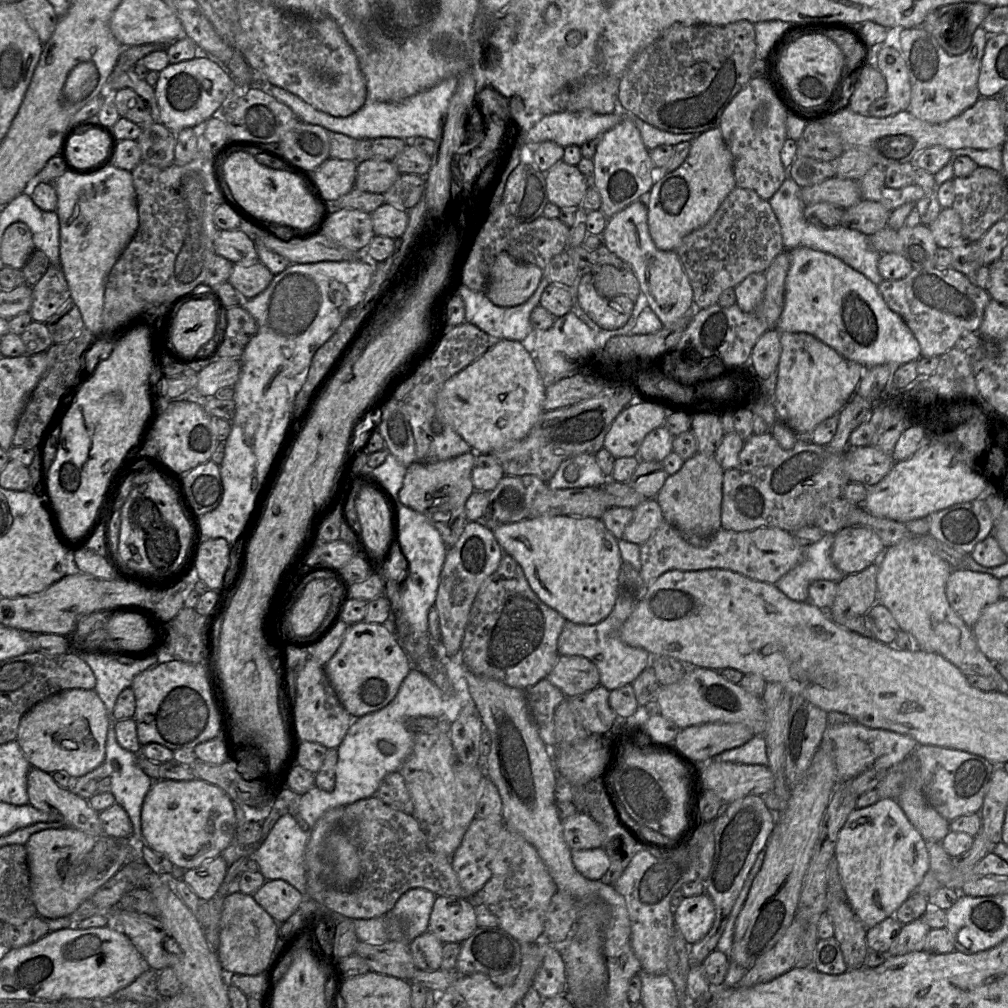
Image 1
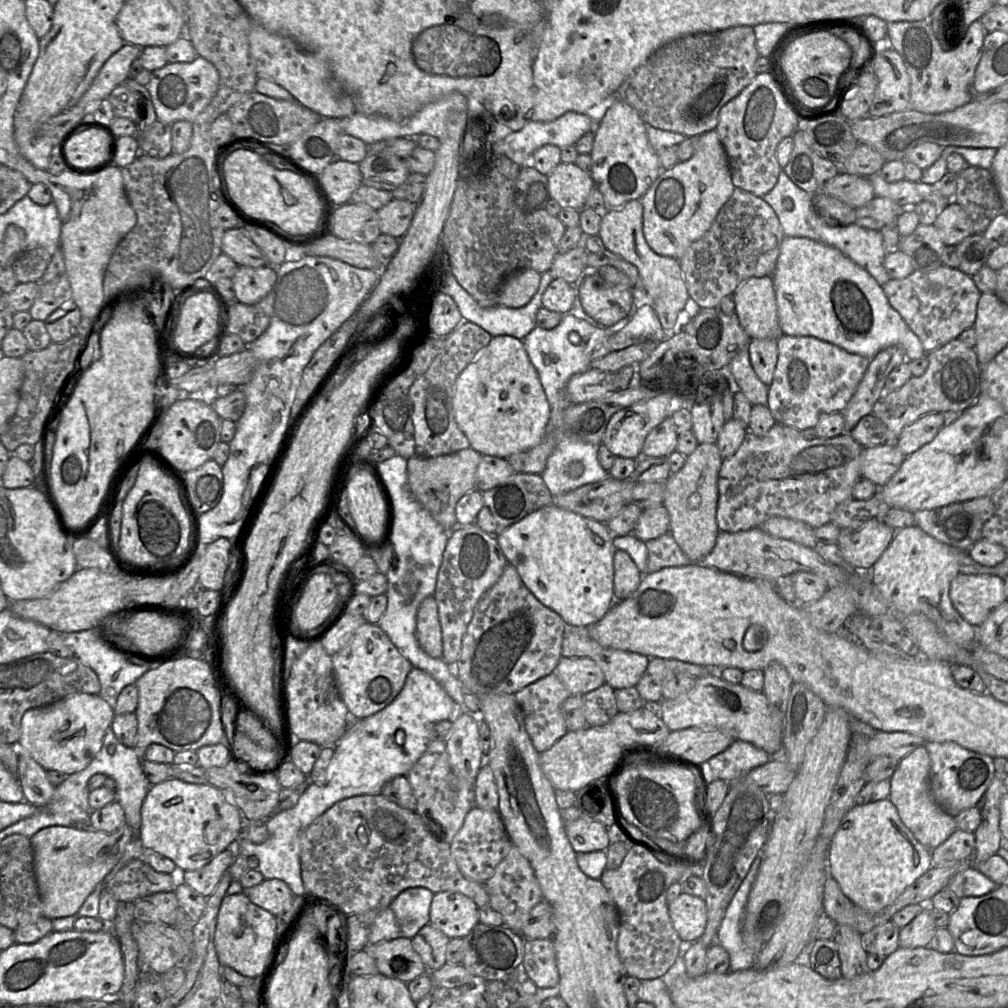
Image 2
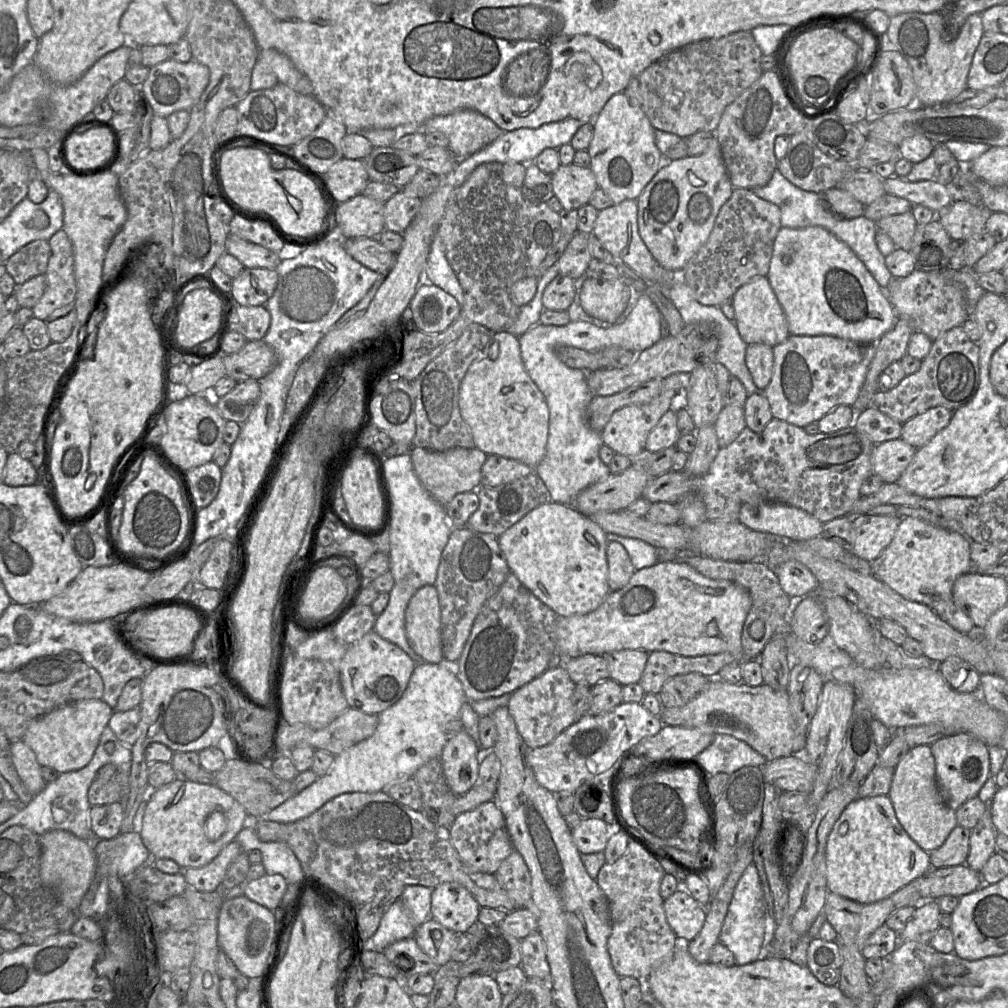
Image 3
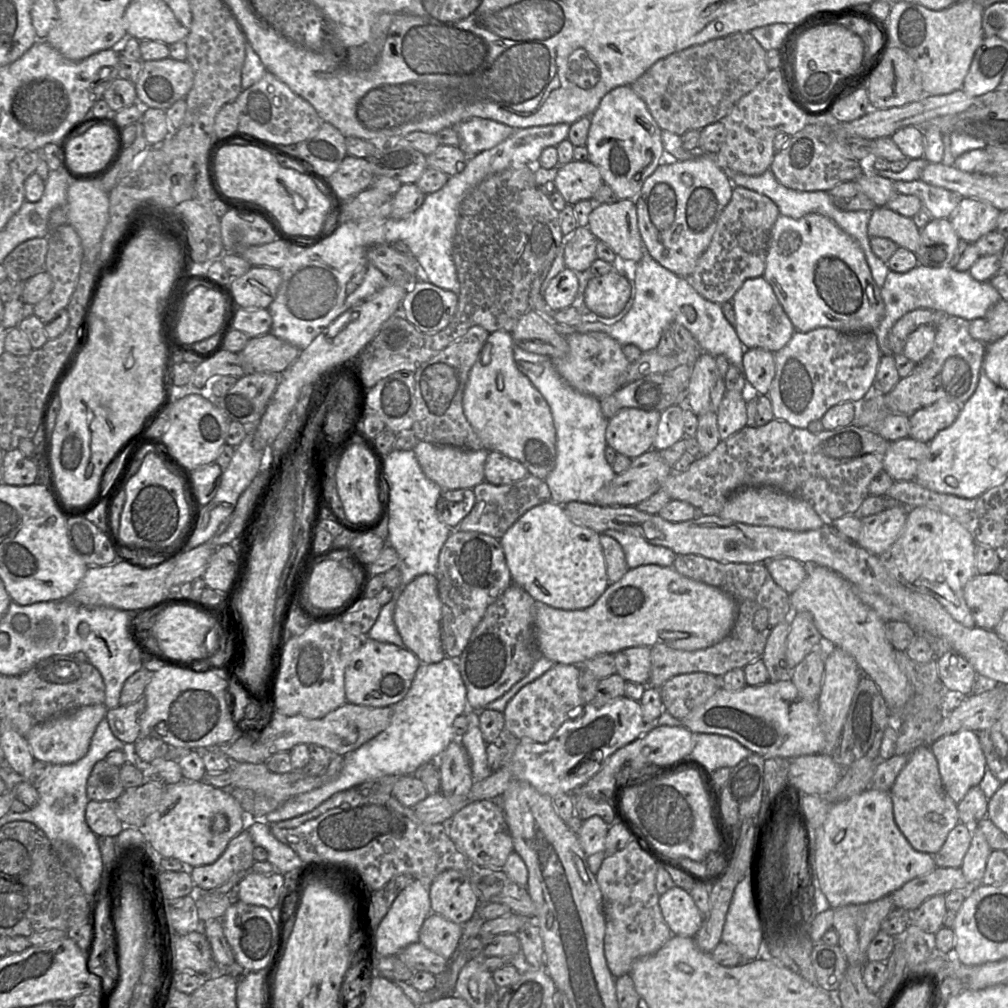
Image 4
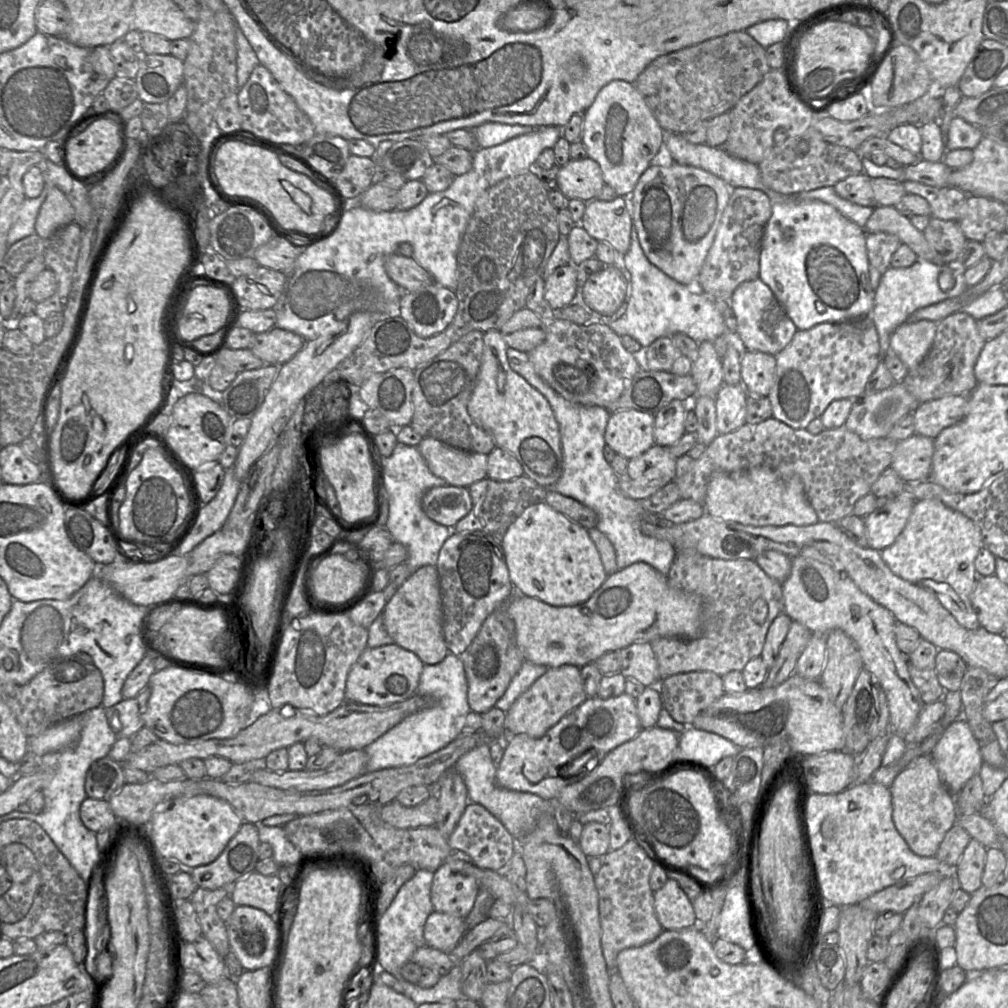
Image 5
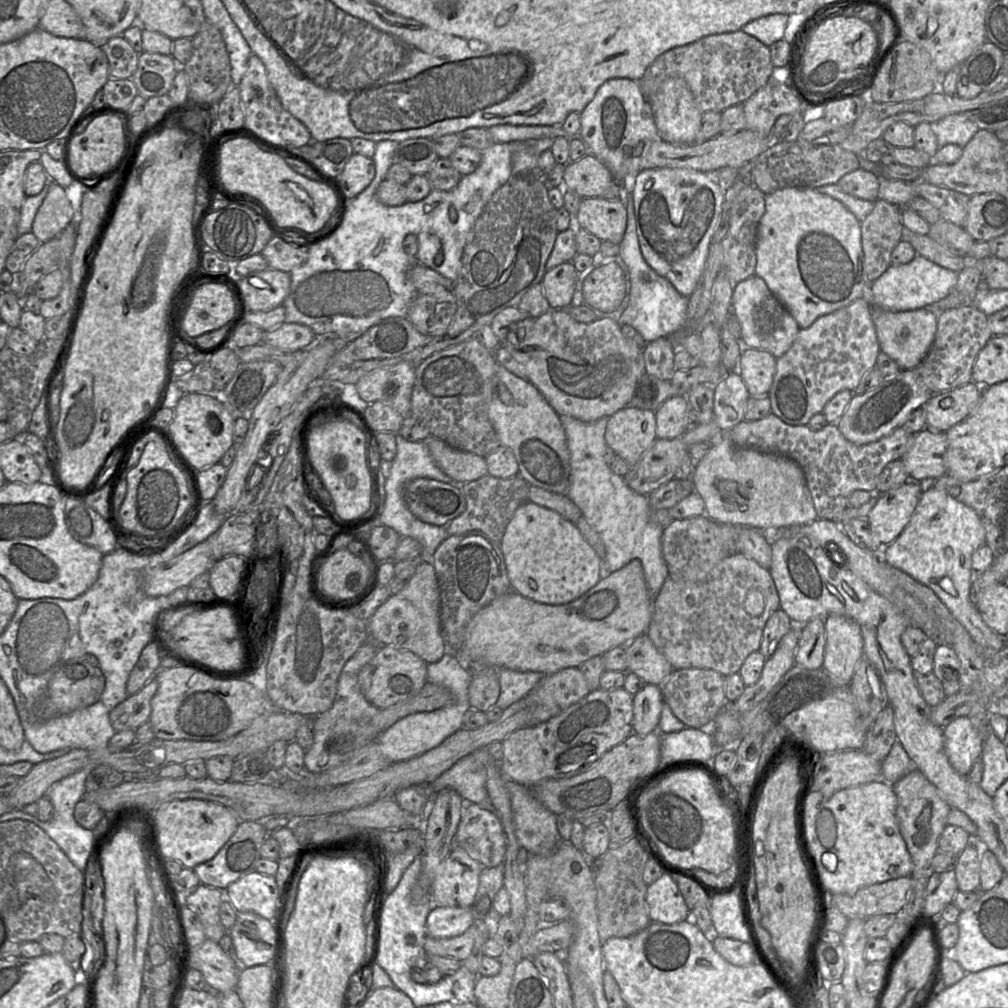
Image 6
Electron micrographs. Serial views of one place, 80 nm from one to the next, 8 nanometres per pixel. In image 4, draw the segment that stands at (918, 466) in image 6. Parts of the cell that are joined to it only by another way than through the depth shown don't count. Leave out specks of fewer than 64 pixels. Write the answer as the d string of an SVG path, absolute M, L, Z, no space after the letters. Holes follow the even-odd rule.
M910 437L889 442L883 460L883 470L894 481L912 481L916 477L919 464L925 458L928 443Z

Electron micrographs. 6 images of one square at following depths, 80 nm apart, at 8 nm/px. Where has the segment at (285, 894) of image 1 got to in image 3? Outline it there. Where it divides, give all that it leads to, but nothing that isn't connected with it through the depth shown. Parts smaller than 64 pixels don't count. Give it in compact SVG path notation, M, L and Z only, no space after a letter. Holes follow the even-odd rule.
M266 874L259 879L246 881L243 884L243 895L275 911L280 906L287 887L288 882L282 875Z

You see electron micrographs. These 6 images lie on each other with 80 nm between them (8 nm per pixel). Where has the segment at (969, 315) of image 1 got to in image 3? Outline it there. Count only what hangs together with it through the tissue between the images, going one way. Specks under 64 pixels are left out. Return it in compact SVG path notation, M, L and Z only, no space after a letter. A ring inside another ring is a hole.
M914 270L905 277L893 277L884 289L899 317L909 318L916 330L923 332L932 341L949 329L963 325L970 317L963 292L939 271Z

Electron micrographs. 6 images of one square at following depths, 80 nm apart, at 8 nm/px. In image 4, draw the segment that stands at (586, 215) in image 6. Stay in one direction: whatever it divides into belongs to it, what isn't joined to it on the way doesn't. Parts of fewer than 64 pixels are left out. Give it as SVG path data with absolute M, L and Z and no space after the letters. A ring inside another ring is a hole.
M633 199L595 205L589 214L587 227L622 259L637 263L643 257L644 244L638 229L637 209Z

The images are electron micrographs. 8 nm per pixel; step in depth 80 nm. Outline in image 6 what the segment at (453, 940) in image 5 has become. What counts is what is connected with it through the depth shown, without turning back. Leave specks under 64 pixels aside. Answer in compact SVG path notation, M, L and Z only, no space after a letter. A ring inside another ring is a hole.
M434 905L426 920L427 935L434 938L453 938L465 933L477 923L471 907L453 908Z

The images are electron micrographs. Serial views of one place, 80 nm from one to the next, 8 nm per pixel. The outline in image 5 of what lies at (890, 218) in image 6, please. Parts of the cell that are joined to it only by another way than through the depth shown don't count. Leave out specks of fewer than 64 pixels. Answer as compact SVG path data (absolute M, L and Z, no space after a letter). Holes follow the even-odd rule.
M883 232L867 233L865 241L869 264L884 274L891 267L891 258L901 244L899 238Z

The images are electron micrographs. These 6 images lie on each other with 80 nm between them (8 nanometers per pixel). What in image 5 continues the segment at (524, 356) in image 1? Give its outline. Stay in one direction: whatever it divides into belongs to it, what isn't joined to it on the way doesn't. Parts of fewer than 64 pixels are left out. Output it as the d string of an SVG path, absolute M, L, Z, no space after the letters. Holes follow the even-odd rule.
M499 330L484 332L483 343L481 366L467 411L474 423L490 434L496 447L506 449L516 457L526 477L551 488L563 471L561 436L553 410L536 388L512 370L506 354L508 345Z

